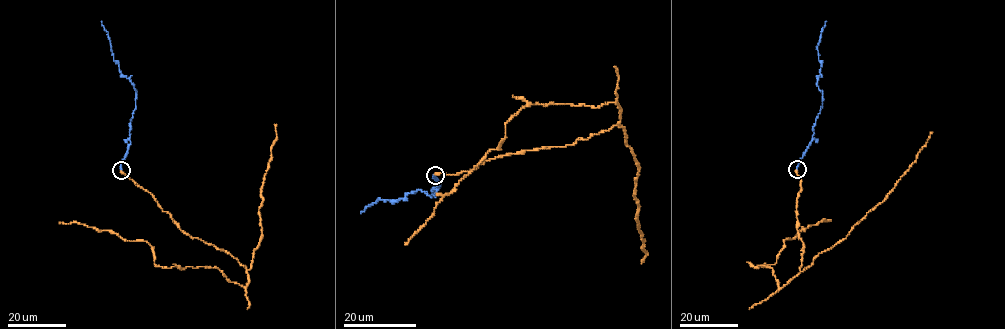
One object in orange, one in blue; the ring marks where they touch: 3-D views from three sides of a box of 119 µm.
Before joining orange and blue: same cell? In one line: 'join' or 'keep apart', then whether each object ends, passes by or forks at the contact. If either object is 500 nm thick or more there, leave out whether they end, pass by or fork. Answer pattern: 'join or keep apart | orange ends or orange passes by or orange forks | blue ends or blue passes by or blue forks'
join | orange ends | blue ends

